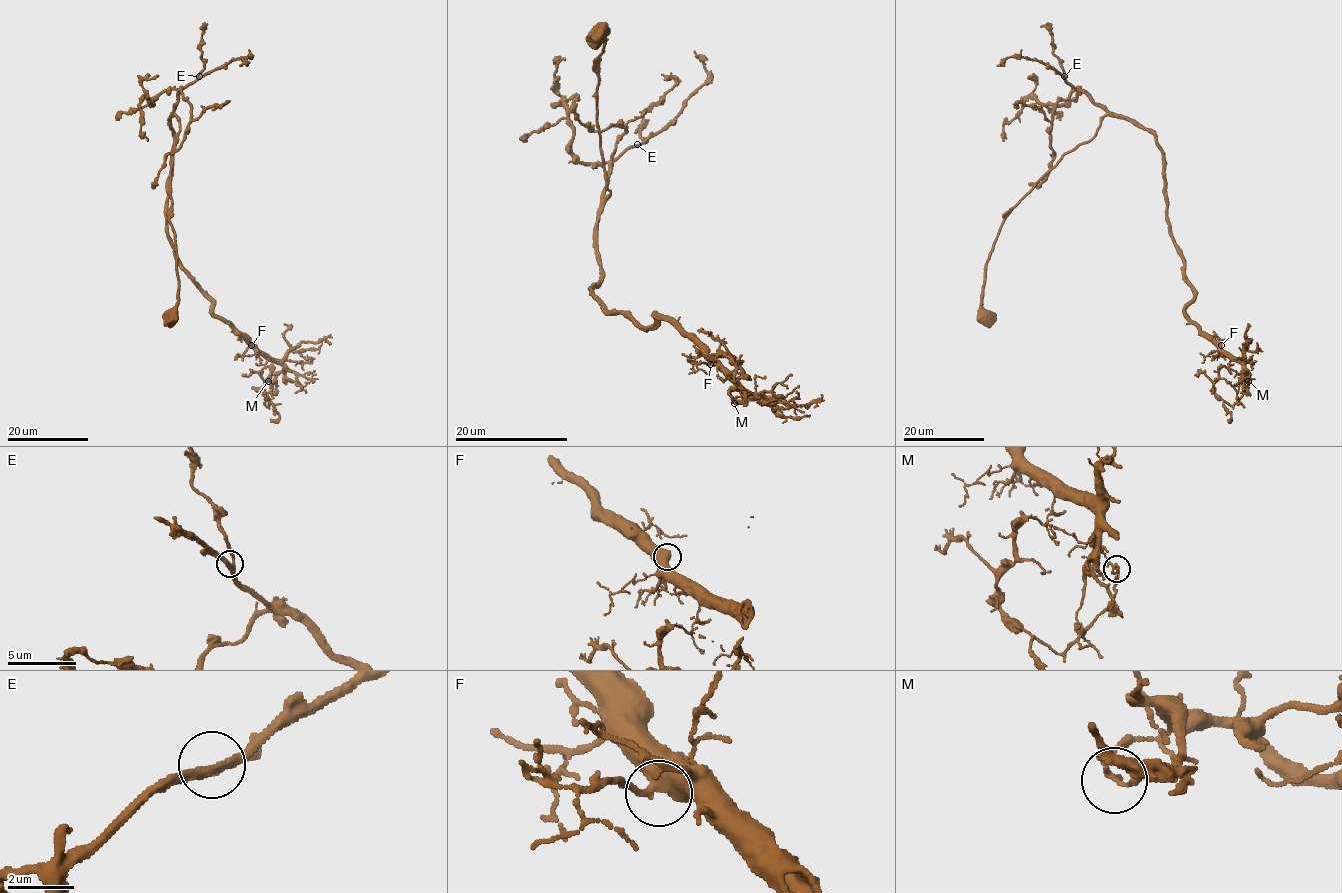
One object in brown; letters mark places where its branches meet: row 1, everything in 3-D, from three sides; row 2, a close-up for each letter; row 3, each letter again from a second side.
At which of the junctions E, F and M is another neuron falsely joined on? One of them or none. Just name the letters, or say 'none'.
M

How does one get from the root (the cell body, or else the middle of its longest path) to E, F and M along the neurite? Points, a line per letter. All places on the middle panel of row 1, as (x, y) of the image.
E: (596, 33), (607, 30), (603, 50), (595, 58), (599, 146), (610, 191), (603, 205), (610, 165), (637, 144)
F: (596, 33), (607, 30), (595, 71), (610, 196), (592, 291), (641, 326), (667, 318), (710, 364)
M: (596, 33), (607, 30), (595, 71), (610, 196), (592, 291), (641, 326), (667, 318), (755, 395), (734, 404)

